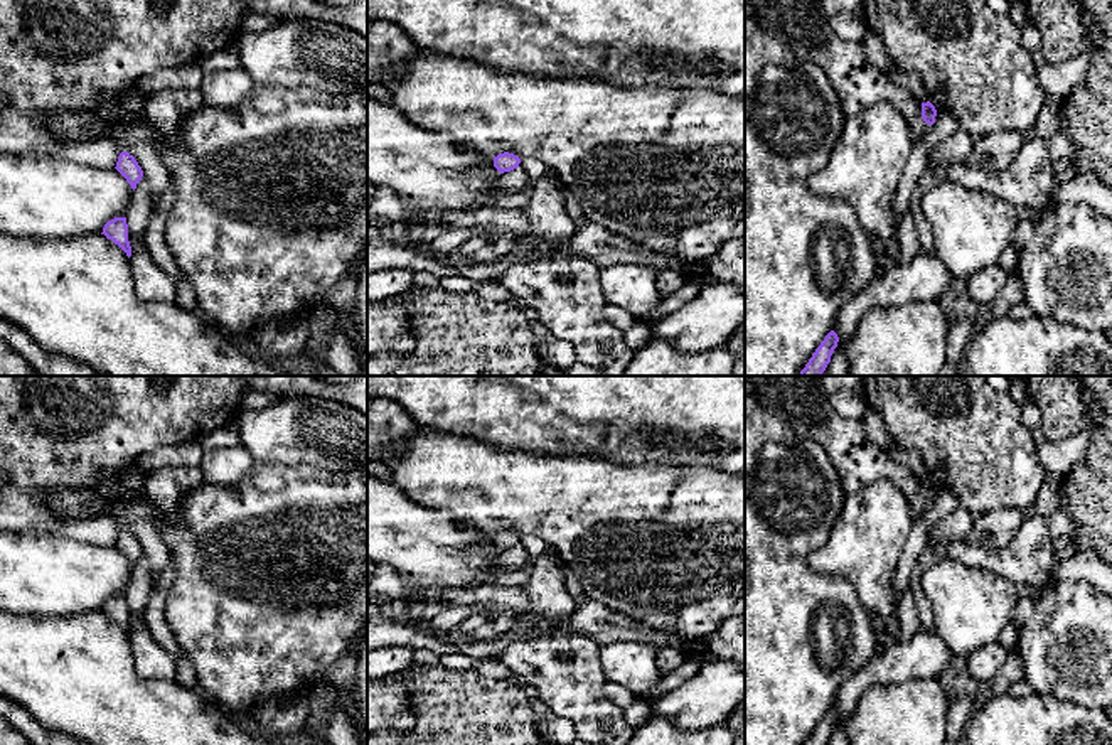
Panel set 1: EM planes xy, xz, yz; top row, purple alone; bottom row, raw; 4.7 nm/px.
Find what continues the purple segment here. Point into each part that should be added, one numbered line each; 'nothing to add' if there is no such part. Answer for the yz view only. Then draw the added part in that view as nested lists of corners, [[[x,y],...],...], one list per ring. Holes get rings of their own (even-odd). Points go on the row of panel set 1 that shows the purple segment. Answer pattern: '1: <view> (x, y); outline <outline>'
nothing to add

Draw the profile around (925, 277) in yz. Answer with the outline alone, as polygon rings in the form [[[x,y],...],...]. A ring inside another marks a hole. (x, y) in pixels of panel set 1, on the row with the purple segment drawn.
[[[922,248],[906,265],[896,265],[883,278],[873,280],[861,293],[849,300],[834,325],[839,337],[836,349],[846,349],[856,335],[859,319],[874,307],[937,300],[954,280],[935,253]]]

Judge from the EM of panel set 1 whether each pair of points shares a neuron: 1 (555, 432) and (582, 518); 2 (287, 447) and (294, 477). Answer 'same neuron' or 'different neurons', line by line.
1: different neurons
2: different neurons

